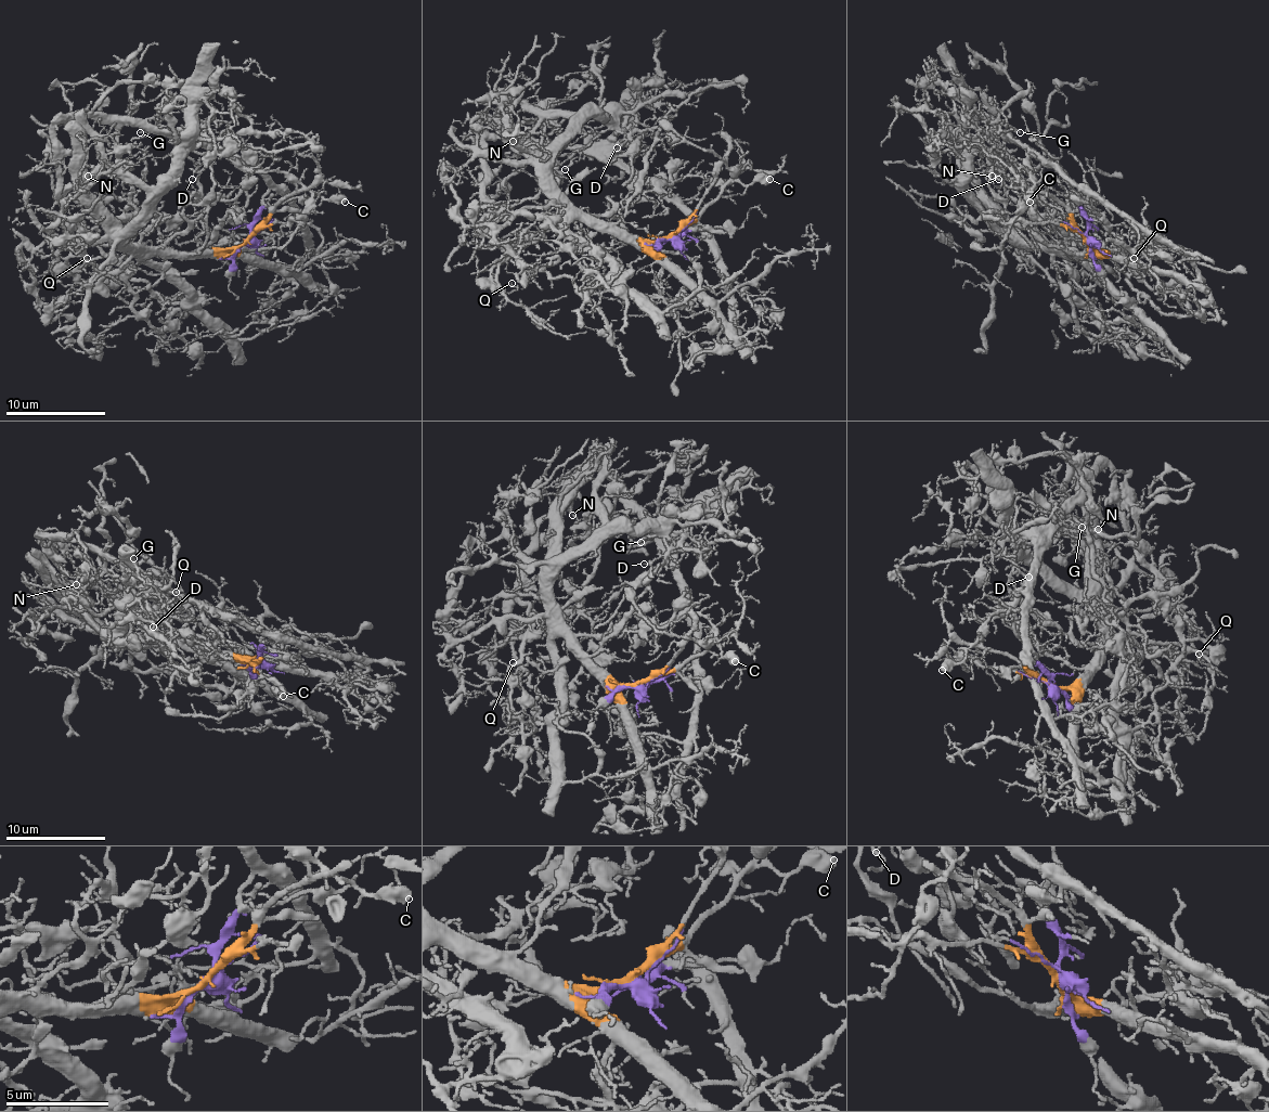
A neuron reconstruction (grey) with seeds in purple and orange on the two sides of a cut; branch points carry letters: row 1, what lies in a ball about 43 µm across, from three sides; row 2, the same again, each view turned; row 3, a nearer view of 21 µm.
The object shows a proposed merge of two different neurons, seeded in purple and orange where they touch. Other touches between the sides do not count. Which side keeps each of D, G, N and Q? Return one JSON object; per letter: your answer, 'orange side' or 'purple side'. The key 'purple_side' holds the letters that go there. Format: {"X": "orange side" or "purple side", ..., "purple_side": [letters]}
{"D": "purple side", "G": "purple side", "N": "orange side", "Q": "orange side", "purple_side": ["D", "G"]}

